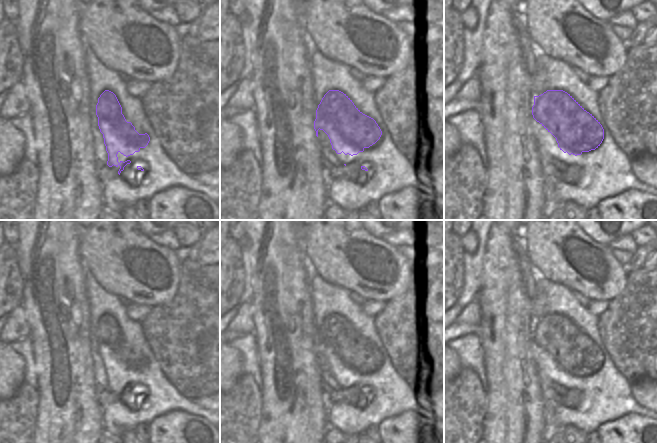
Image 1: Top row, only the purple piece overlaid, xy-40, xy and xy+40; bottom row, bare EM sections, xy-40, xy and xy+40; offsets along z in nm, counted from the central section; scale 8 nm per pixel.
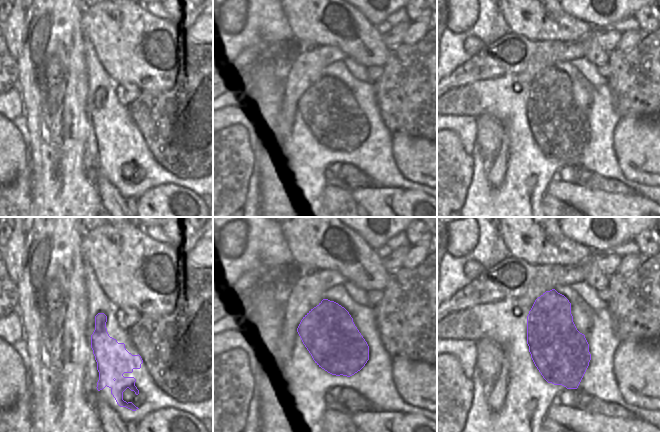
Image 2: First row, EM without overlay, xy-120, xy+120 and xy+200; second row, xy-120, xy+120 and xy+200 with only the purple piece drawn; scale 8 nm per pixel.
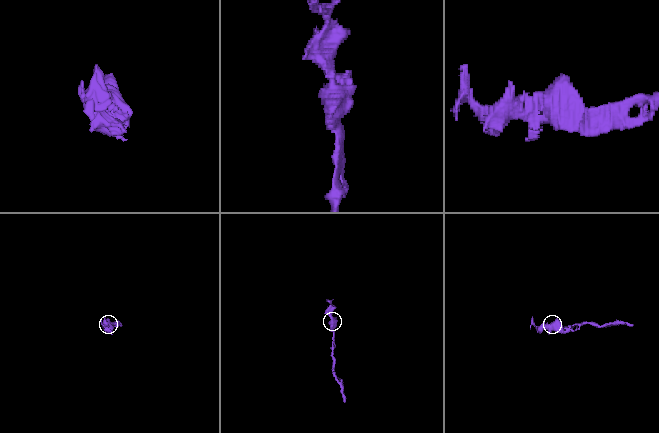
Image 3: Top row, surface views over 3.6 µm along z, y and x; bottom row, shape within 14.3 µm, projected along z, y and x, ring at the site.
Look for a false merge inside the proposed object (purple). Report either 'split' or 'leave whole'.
split

